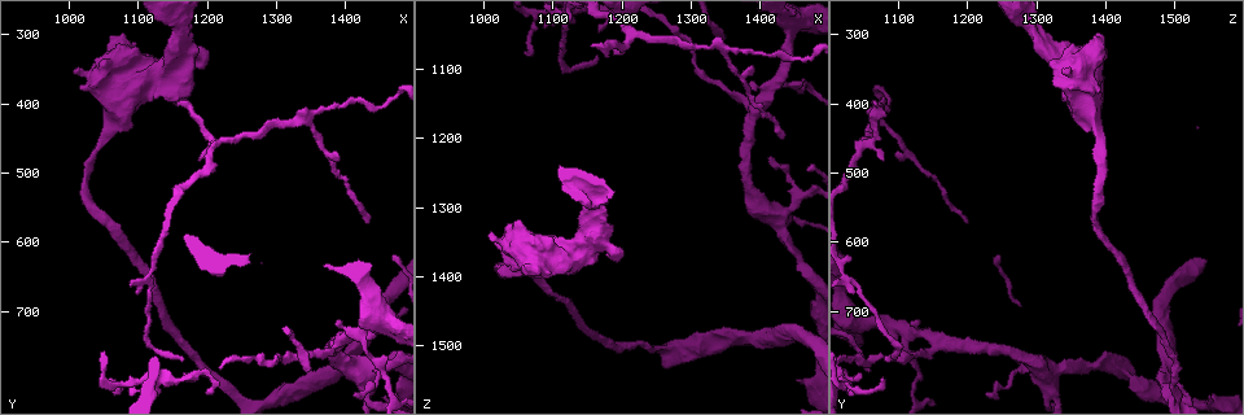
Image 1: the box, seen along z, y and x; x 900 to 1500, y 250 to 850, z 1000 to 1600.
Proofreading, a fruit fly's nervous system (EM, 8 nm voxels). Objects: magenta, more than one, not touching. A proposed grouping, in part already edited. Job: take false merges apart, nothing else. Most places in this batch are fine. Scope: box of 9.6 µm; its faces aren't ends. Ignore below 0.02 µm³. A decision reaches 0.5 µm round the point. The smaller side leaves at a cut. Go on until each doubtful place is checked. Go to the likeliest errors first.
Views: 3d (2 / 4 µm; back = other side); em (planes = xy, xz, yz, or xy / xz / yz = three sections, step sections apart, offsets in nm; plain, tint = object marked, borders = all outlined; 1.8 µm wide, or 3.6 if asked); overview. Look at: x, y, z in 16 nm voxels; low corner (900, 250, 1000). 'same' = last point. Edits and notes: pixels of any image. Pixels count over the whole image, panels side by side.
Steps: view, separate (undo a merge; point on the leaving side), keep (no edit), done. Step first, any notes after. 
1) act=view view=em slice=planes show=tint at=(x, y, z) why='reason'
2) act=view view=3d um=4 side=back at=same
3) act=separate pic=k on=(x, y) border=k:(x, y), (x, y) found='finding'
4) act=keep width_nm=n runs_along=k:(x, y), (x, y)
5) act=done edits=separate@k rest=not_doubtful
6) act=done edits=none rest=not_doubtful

act=view view=em slice=xz step=8 show=tint at=(1435, 725, 1105) why='abrupt turn'

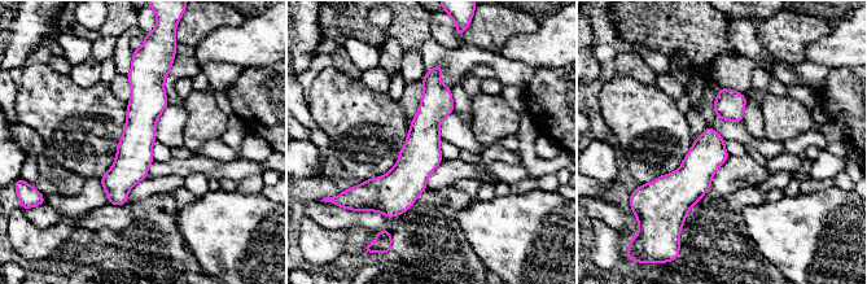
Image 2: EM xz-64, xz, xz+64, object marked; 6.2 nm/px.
act=view view=em slice=planes show=tint at=same

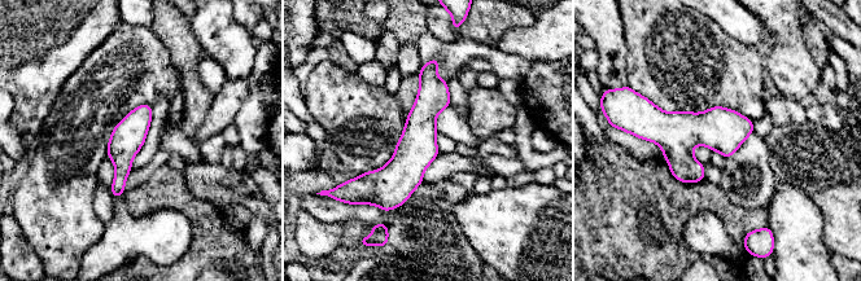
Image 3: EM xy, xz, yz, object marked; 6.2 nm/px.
act=keep width_nm=200 runs_along=3:(435, 62), (418, 145), (362, 179) found='continuous, no second cell'

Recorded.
act=view view=em slice=planes show=tint at=(1340, 420, 1065) why='two arms in line, one across'

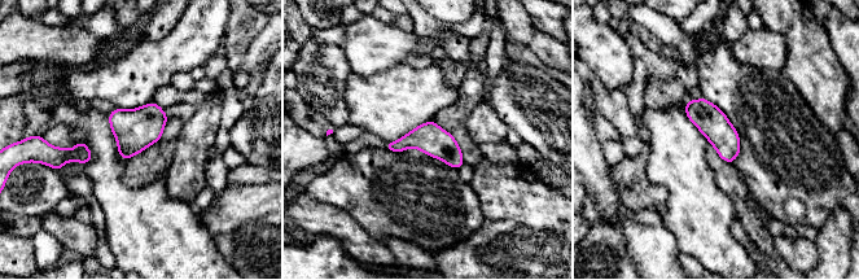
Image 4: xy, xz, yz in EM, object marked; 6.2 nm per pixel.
act=keep found='one cell here'

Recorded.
act=view view=em um=3.6 slice=planes show=tint at=(1205, 460, 1050) why='arms part here'

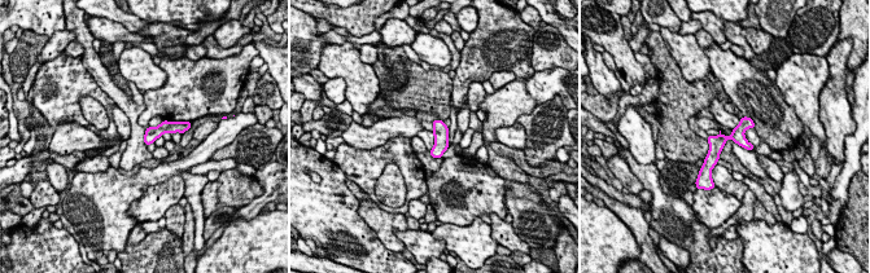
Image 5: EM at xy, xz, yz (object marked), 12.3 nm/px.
act=keep runs_along=5:(747, 120), (715, 148), (705, 168) found='one cell here'

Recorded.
act=view view=em um=3.6 slice=planes show=tint at=(1150, 335, 1330) why='thick turns thin'

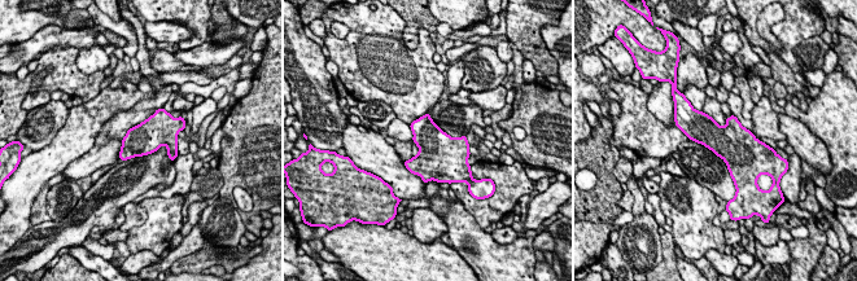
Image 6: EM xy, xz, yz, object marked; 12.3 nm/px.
act=keep found='one cell here'

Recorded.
act=done edits=none rest=not_doubtful

